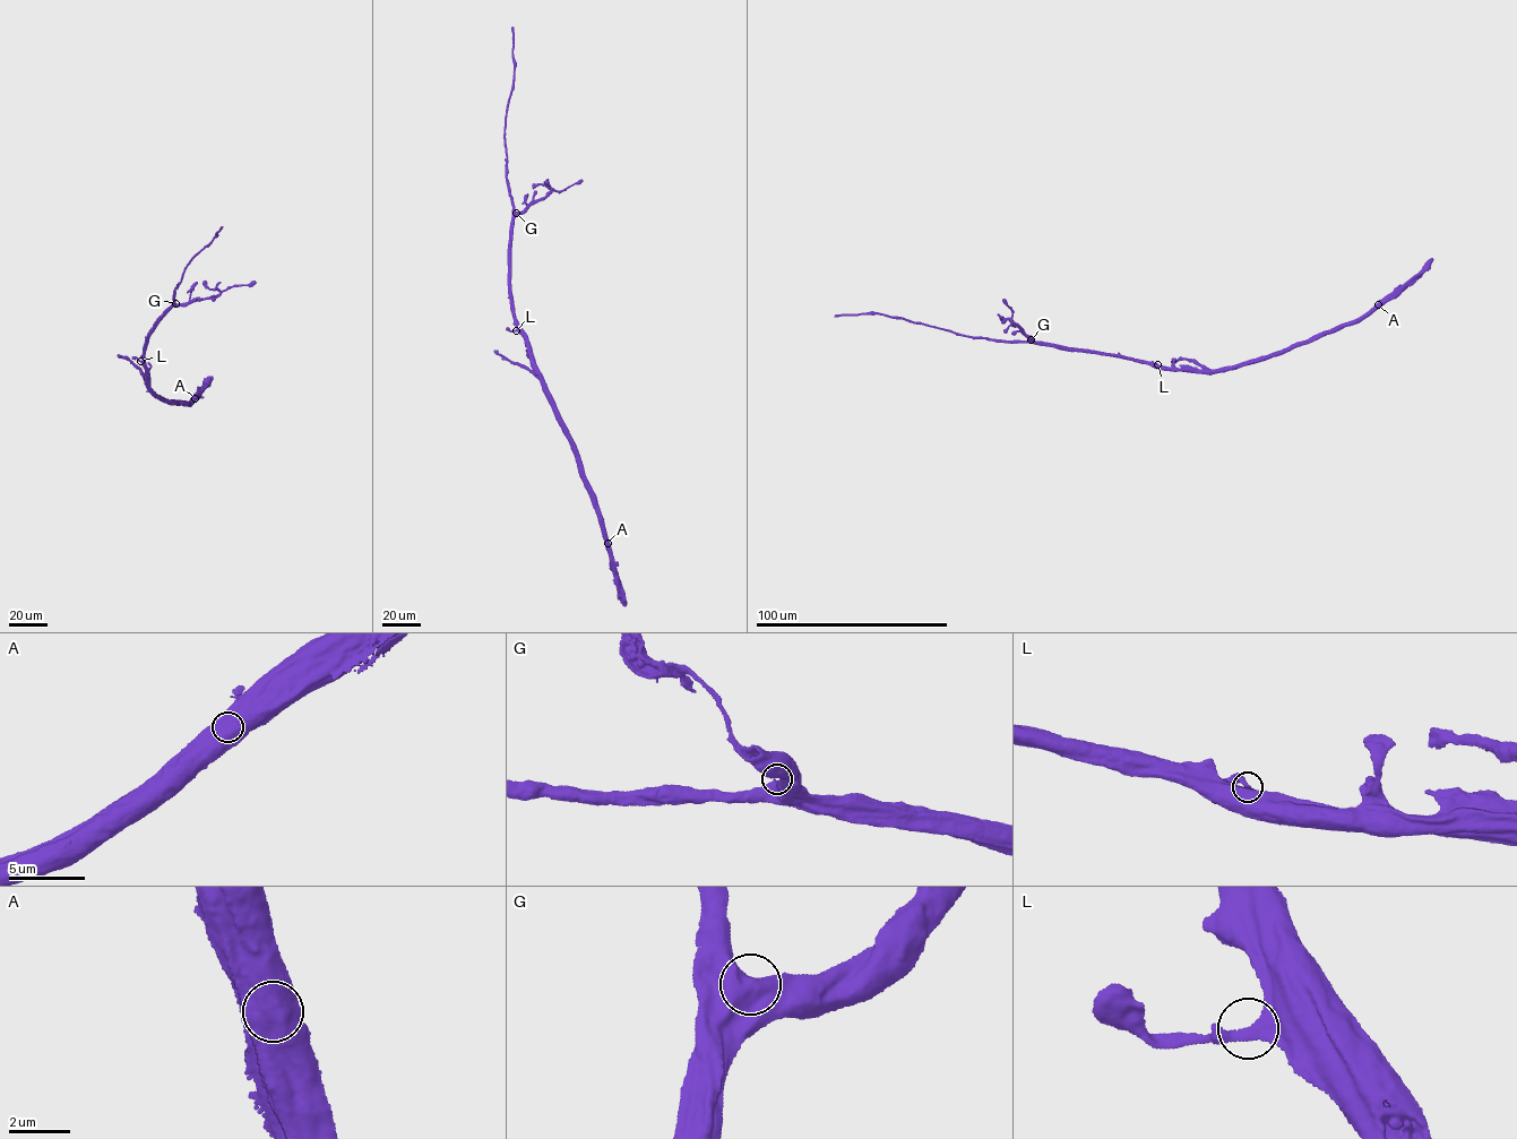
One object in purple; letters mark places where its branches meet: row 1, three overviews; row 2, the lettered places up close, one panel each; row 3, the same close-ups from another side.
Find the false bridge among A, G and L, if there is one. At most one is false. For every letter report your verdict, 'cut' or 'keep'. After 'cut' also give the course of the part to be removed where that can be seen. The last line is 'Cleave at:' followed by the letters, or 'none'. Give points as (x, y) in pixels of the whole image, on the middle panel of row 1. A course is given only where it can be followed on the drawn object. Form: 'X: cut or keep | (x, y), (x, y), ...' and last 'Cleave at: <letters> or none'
A: keep
G: keep
L: keep
Cleave at: none

